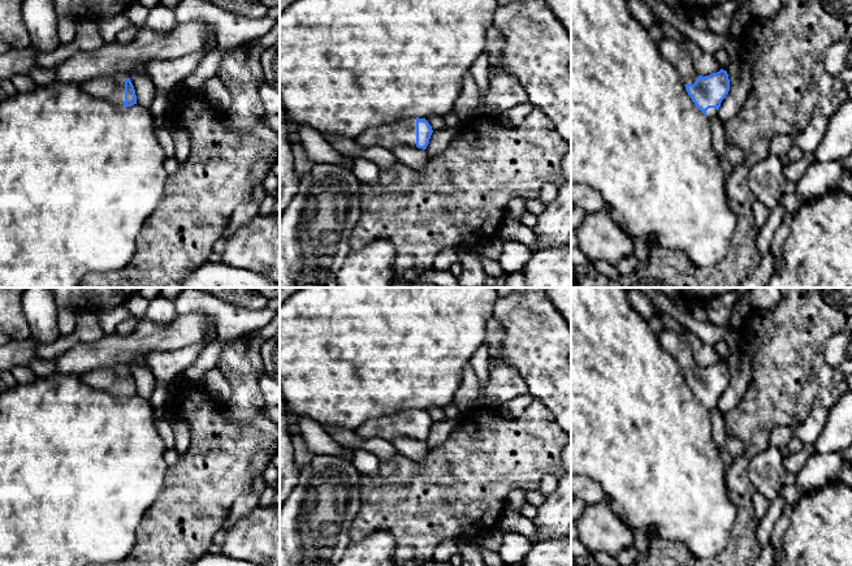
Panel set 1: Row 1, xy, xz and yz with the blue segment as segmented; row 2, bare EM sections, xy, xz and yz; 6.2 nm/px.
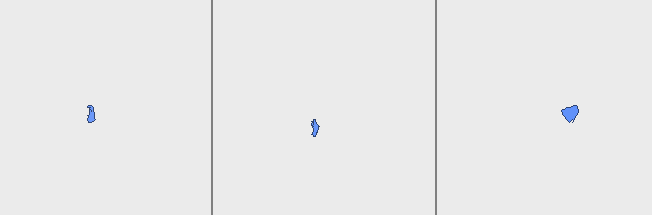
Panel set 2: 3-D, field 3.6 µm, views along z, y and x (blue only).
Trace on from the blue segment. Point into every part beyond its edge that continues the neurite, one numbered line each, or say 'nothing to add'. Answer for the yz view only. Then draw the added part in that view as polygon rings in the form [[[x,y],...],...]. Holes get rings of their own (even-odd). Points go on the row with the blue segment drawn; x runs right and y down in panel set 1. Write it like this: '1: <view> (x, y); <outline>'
1: yz (670, 50); [[[663,38],[657,43],[661,56],[671,62],[678,70],[684,85],[693,85],[699,74],[693,65],[693,59],[683,44],[678,40]]]

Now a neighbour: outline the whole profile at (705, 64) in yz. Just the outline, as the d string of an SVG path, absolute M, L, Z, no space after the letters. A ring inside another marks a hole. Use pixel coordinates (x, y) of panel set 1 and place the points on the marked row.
M686 39L683 46L693 59L693 65L699 75L710 75L721 70L713 52L704 52L696 43Z

